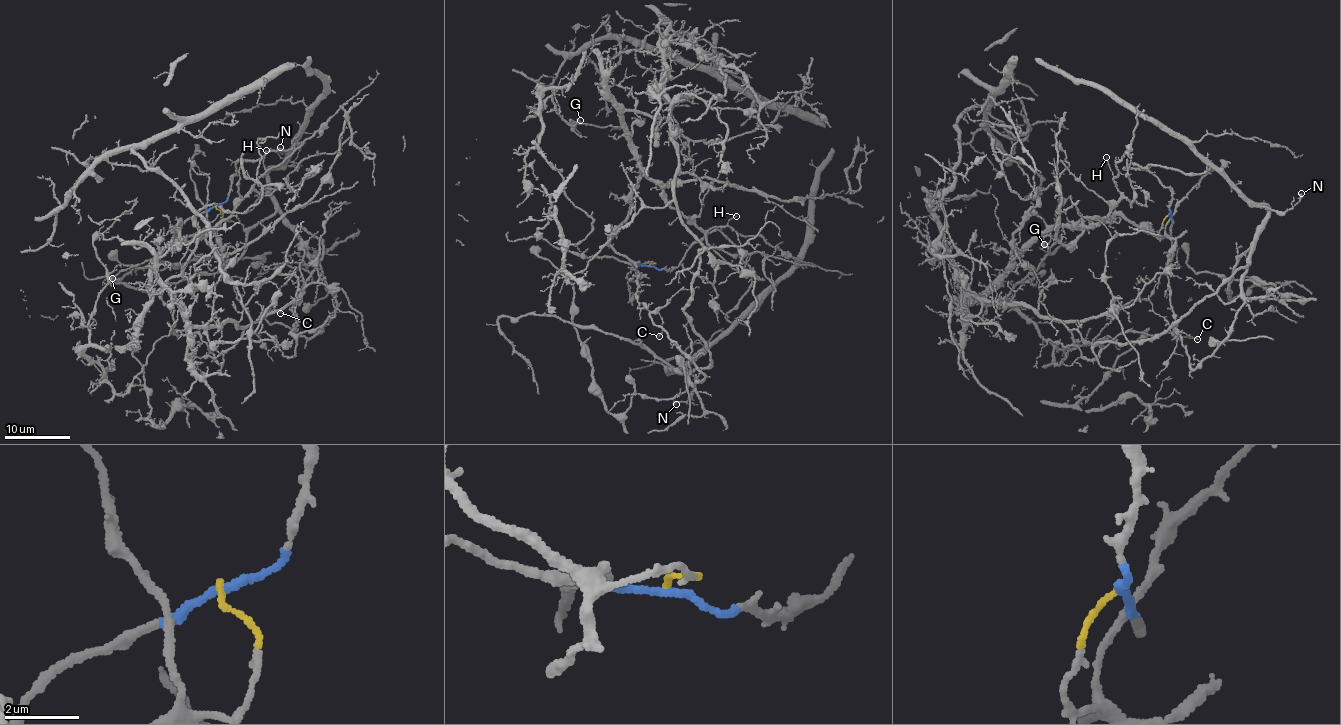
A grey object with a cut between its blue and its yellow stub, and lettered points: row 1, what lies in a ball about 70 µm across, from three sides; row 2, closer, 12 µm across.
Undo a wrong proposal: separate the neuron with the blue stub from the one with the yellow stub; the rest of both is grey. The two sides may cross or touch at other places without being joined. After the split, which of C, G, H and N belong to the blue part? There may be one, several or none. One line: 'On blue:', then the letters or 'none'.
On blue: C, N

